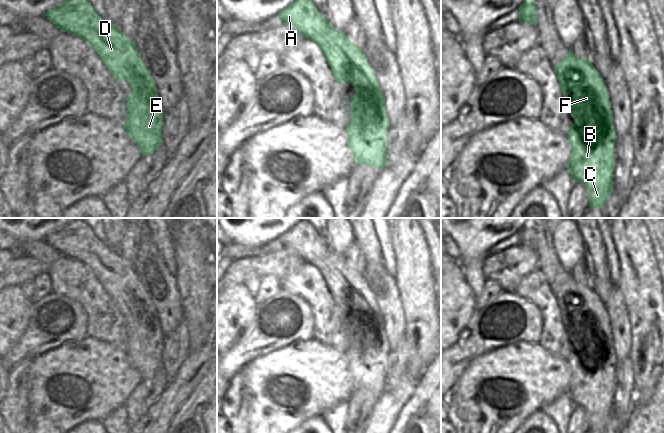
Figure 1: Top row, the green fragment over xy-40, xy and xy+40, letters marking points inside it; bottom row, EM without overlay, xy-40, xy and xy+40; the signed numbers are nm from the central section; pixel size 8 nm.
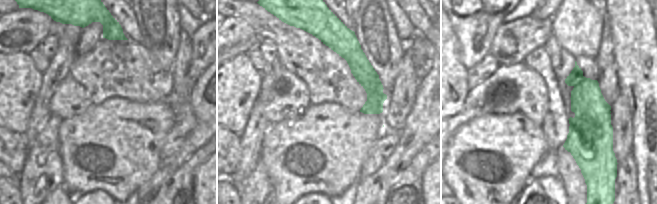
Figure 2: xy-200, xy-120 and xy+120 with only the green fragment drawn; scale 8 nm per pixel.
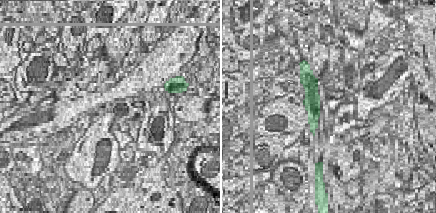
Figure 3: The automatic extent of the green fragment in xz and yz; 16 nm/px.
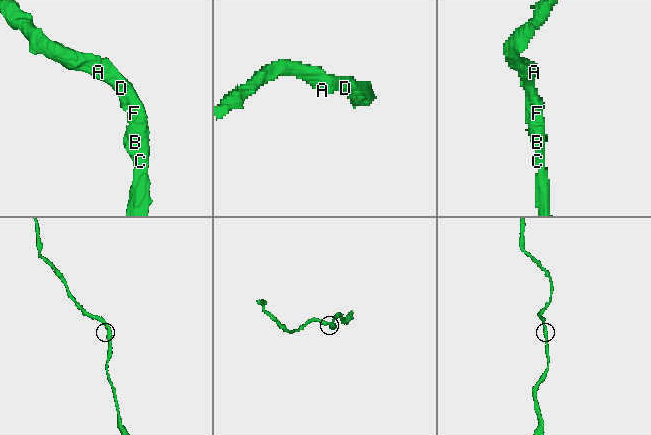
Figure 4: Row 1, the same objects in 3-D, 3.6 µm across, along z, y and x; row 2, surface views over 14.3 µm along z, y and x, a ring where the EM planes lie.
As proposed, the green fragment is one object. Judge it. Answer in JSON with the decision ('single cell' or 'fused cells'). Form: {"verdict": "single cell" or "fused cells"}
{"verdict": "single cell"}

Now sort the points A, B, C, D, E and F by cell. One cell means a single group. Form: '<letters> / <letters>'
A B C D E F

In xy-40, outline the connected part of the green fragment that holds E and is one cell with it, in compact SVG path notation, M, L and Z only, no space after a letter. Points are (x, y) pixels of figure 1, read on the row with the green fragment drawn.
M67 0L48 10L45 17L60 30L74 34L88 42L115 80L118 83L120 80L126 80L129 83L131 95L127 97L127 121L123 127L138 145L143 156L155 152L163 144L161 131L165 112L155 81L137 51L135 42L130 40L116 25L104 20L88 0Z

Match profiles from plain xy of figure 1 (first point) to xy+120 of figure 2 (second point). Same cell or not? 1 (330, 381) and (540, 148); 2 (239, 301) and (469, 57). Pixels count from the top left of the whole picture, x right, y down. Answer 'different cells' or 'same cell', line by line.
1: same cell
2: different cells

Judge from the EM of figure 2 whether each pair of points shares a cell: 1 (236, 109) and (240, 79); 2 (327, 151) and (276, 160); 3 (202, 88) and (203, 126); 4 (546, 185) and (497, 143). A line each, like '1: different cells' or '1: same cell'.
1: same cell
2: same cell
3: same cell
4: different cells

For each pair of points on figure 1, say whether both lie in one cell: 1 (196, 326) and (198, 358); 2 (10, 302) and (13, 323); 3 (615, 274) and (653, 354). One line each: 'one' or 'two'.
1: two
2: one
3: two

